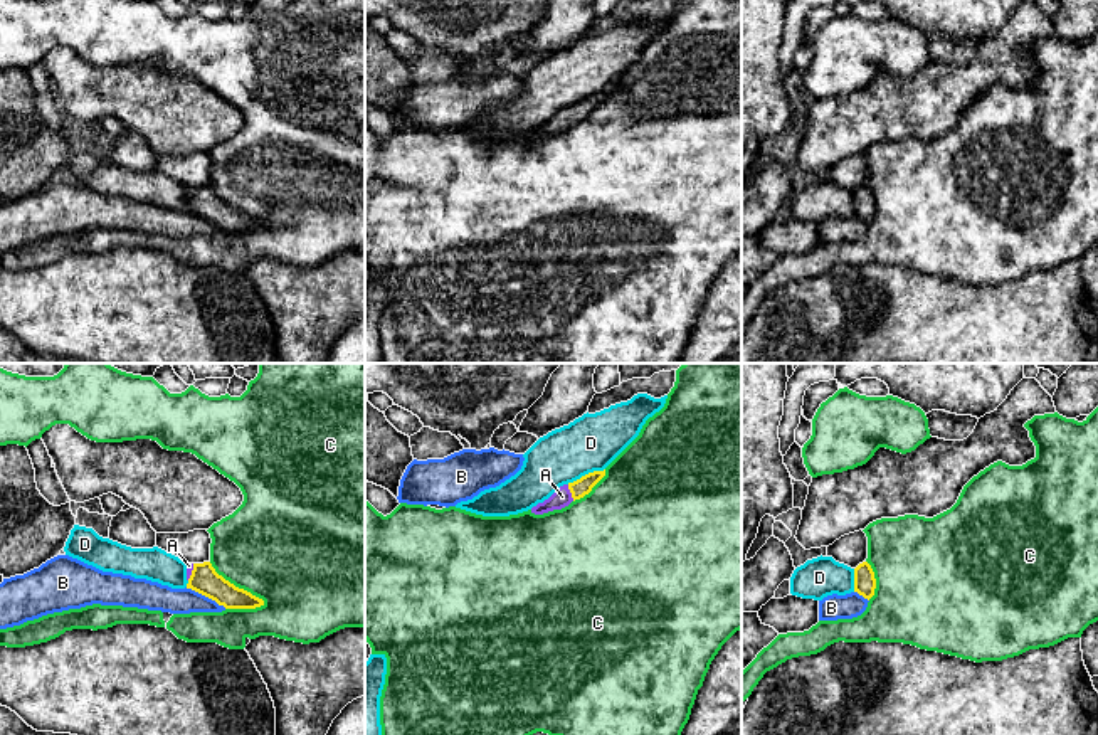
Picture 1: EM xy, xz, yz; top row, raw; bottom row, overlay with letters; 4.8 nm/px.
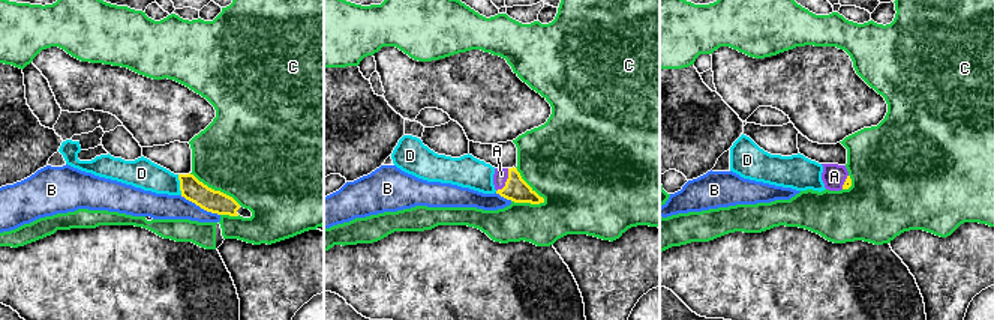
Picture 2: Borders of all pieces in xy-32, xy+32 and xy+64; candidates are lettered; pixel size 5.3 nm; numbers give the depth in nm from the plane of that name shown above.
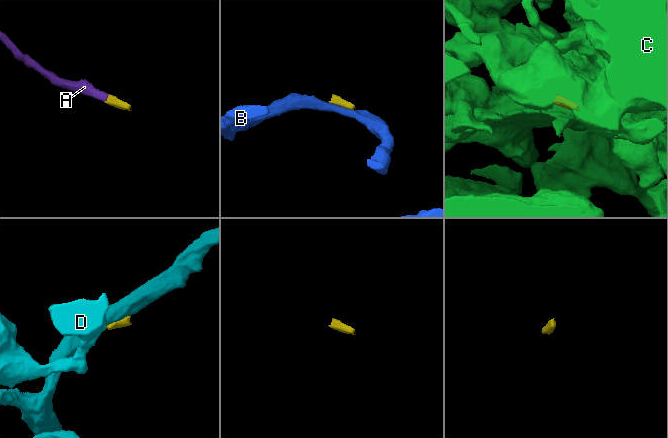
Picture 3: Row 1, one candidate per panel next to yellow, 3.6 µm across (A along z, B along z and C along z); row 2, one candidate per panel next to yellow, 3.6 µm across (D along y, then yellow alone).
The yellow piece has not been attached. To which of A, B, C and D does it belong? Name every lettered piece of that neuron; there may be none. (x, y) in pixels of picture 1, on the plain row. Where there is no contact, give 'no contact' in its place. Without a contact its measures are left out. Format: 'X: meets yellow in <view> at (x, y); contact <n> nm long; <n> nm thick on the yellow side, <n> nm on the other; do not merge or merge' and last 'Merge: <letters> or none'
A: meets yellow in xz at (570, 115); contact 90 nm long; 90 nm thick on the yellow side, 90 nm on the other; merge
B: meets yellow in xy at (205, 219); contact 220 nm long; 140 nm thick on the yellow side, 140 nm on the other; do not merge
C: meets yellow in xy at (237, 211); contact 340 nm long; 140 nm thick on the yellow side, 480 nm on the other; do not merge
D: meets yellow in xz at (585, 98); contact 200 nm long; 90 nm thick on the yellow side, 280 nm on the other; do not merge
Merge: A

